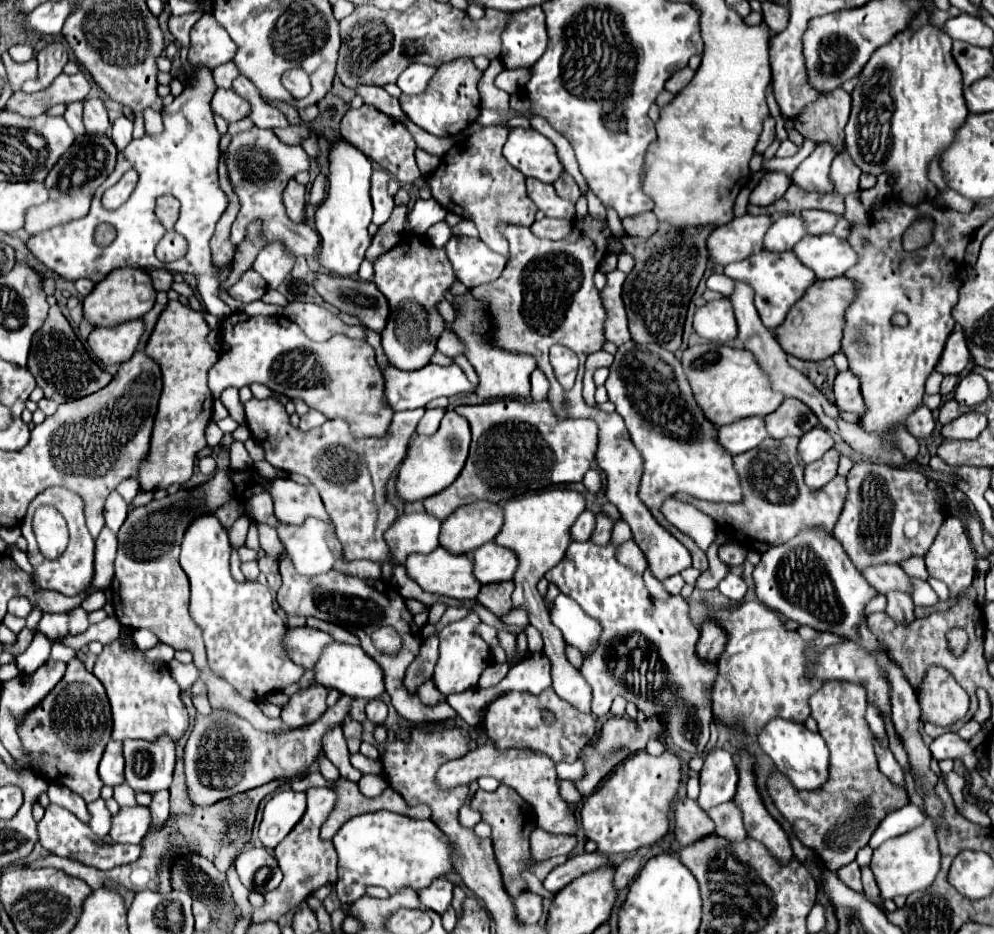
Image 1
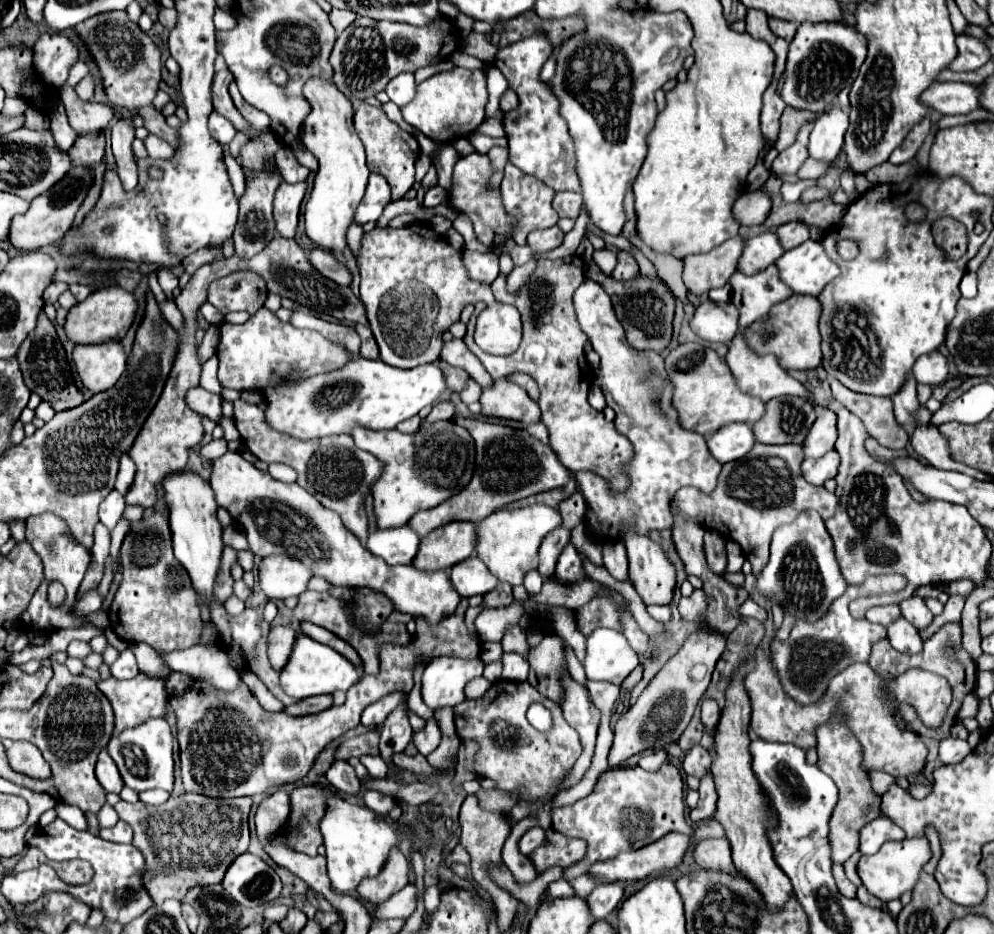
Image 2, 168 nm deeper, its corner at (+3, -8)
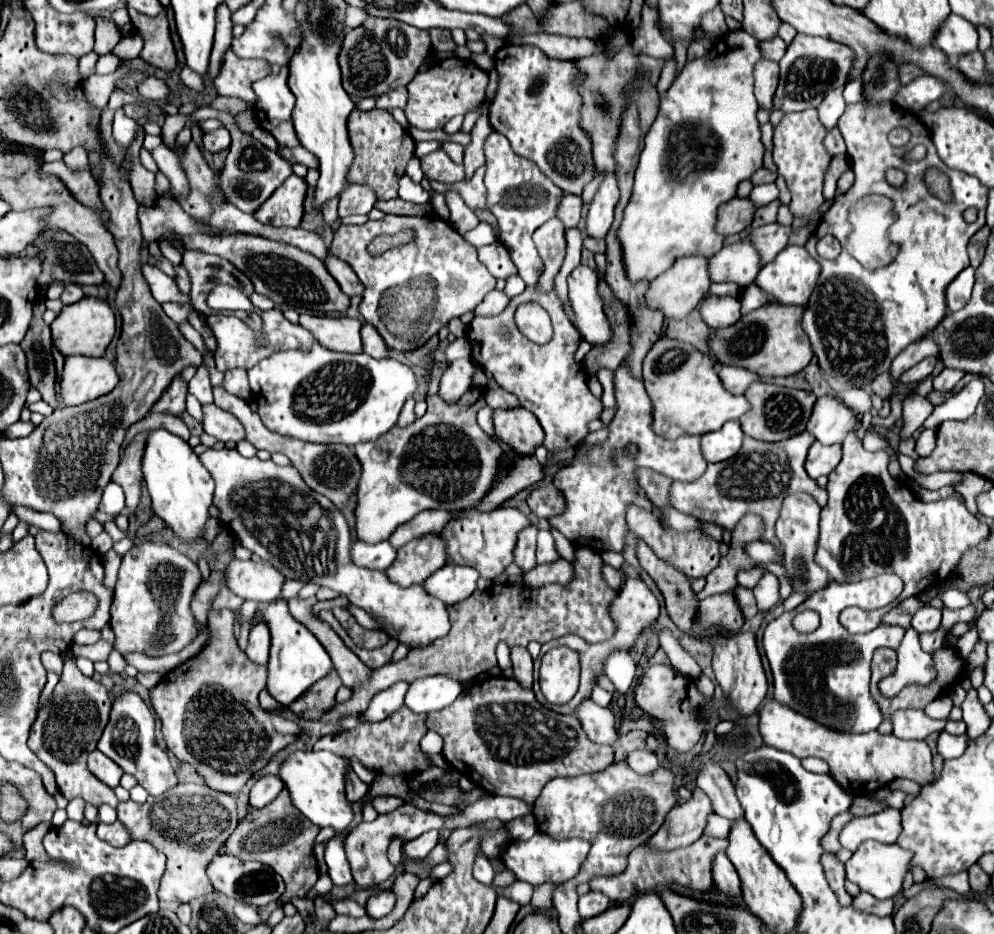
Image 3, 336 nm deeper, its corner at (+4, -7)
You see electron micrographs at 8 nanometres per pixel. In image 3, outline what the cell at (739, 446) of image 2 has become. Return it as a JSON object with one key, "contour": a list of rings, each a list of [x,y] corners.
{"contour":[[[727,422],[721,430],[701,436],[701,452],[707,462],[723,462],[739,452],[741,442],[743,432],[739,428],[739,422]]]}

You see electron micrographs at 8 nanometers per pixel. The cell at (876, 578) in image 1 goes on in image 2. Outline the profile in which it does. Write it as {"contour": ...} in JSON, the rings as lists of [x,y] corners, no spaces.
{"contour":[[[914,595],[914,597],[906,599],[906,601],[900,601],[898,607],[900,607],[902,615],[904,615],[908,621],[912,621],[912,625],[916,625],[918,629],[926,627],[926,625],[932,621],[932,613],[930,613],[928,607],[924,605],[924,599],[920,599],[918,595]]]}

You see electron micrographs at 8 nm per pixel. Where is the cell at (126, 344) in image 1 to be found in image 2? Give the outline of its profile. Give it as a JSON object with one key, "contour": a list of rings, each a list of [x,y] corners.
{"contour":[[[120,341],[98,345],[76,345],[72,351],[84,389],[98,393],[110,389],[126,369],[126,351]]]}

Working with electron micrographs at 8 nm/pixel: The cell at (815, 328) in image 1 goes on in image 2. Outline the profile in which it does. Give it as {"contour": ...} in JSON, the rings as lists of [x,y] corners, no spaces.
{"contour":[[[792,295],[780,305],[776,305],[776,309],[772,309],[772,313],[768,315],[768,321],[756,321],[756,325],[750,325],[748,329],[744,329],[746,341],[760,355],[766,355],[766,353],[776,355],[780,365],[786,371],[788,369],[816,369],[822,363],[822,349],[820,349],[822,337],[818,329],[820,313],[822,313],[822,305],[816,297]]]}

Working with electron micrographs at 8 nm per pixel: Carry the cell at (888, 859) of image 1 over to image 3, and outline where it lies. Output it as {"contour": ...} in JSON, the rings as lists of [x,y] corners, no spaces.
{"contour":[[[865,840],[845,862],[845,876],[853,884],[857,884],[861,892],[869,892],[875,898],[885,900],[885,898],[893,898],[901,890],[903,876],[909,870],[909,860],[911,860],[911,852],[903,850],[899,844],[881,844],[875,840]]]}

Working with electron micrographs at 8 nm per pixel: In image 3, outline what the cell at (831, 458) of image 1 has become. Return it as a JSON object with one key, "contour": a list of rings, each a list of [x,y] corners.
{"contour":[[[815,442],[809,448],[809,456],[805,462],[805,470],[811,478],[819,478],[819,476],[827,476],[831,470],[835,470],[835,466],[841,460],[841,444],[819,444]]]}

